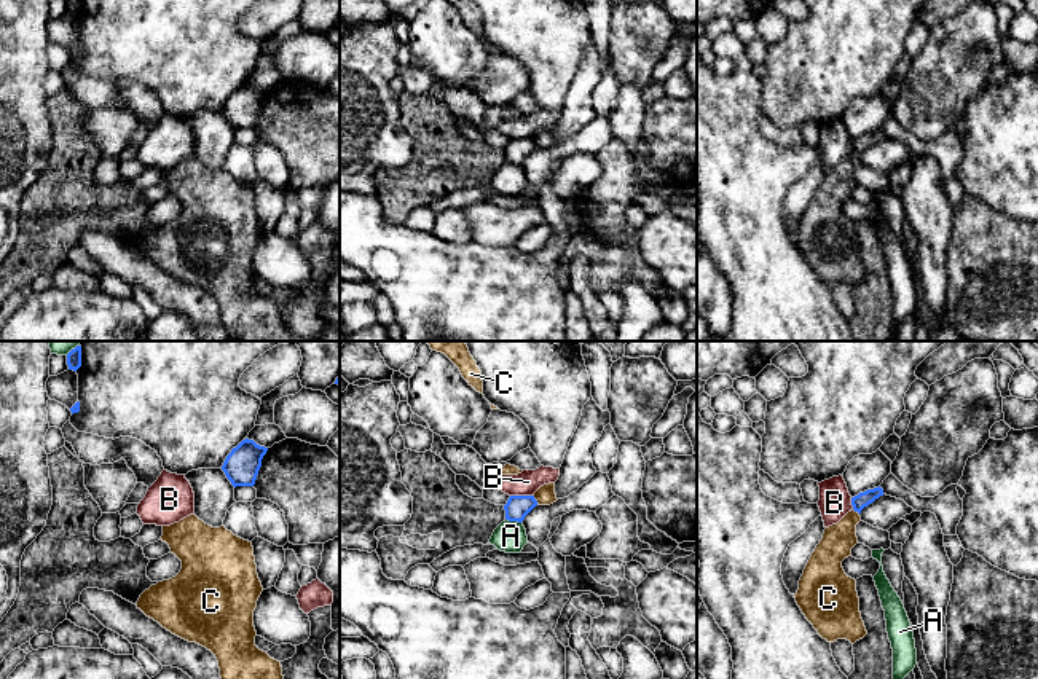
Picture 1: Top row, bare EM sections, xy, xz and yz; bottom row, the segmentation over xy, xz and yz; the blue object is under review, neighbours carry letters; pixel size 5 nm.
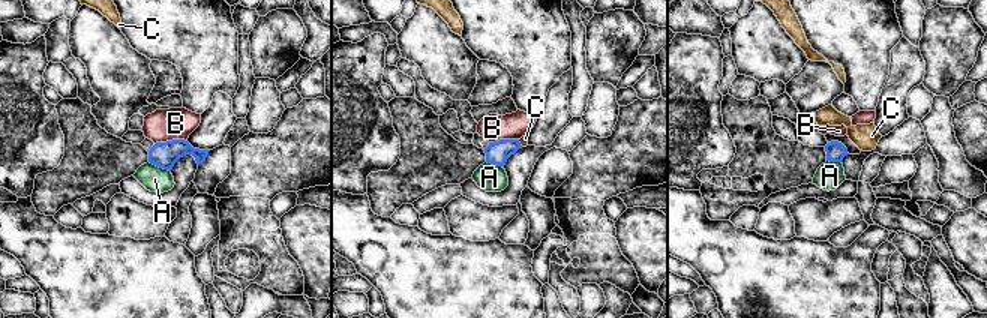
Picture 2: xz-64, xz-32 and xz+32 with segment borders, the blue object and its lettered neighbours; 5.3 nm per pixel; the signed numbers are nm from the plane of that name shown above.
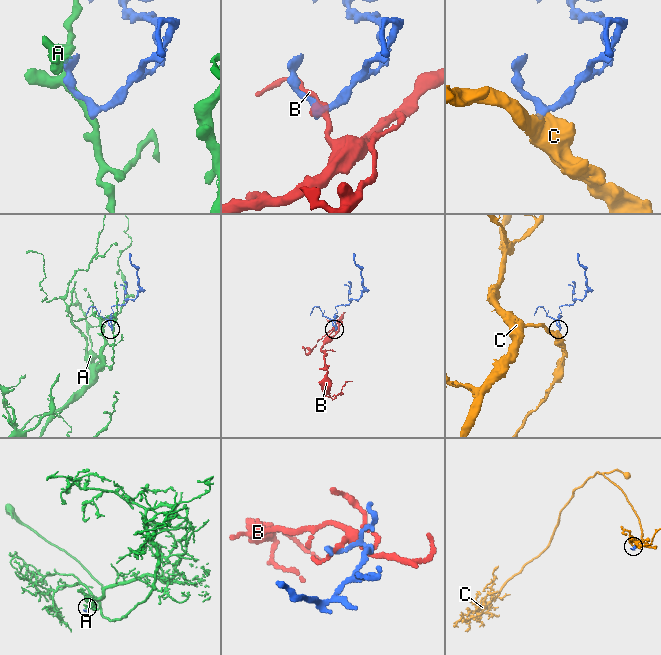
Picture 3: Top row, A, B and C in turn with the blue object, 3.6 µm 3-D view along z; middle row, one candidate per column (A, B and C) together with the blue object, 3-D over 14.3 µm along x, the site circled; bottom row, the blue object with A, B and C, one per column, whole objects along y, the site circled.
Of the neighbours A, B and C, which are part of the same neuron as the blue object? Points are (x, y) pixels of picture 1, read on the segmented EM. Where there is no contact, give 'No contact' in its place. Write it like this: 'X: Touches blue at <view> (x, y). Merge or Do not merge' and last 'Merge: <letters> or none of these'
A: Touches blue at xz (514, 520). Do not merge
B: Touches blue at xz (522, 496). Do not merge
C: Touches blue at xz (534, 499). Do not merge
Merge: none of these

